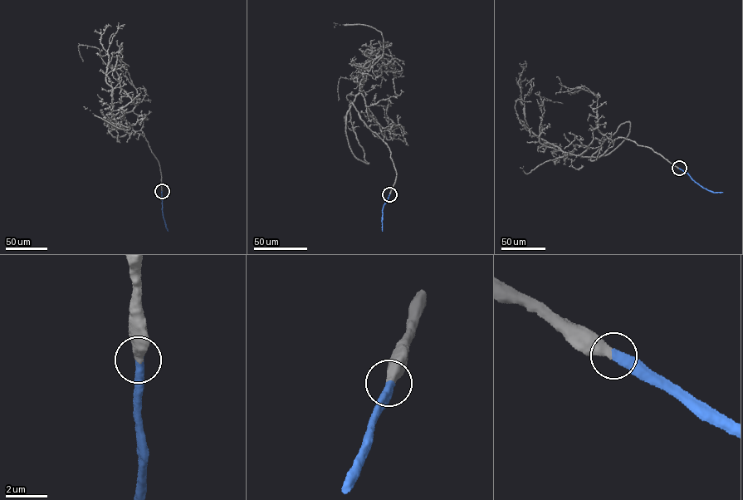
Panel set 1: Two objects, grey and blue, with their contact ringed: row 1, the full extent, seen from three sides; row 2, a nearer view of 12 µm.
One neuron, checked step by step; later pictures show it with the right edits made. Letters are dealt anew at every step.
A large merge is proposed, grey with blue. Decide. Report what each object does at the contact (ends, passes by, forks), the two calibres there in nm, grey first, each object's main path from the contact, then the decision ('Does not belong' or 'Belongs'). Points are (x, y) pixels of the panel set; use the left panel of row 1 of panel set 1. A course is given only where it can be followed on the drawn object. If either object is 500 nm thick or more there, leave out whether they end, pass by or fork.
Thickness 500 nm (grey) against 480 nm. Course of grey: (162, 191), (131, 132), (143, 117), (114, 125), (131, 101), (118, 74), (95, 46), (78, 46), (82, 61). Course of blue: (162, 191), (162, 209), (168, 231). Belongs

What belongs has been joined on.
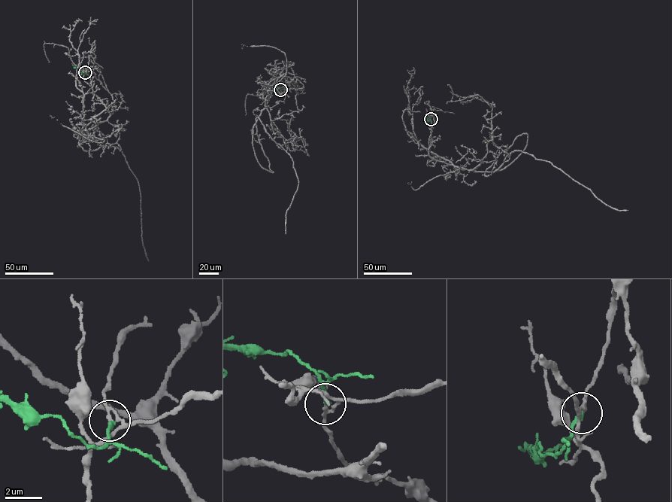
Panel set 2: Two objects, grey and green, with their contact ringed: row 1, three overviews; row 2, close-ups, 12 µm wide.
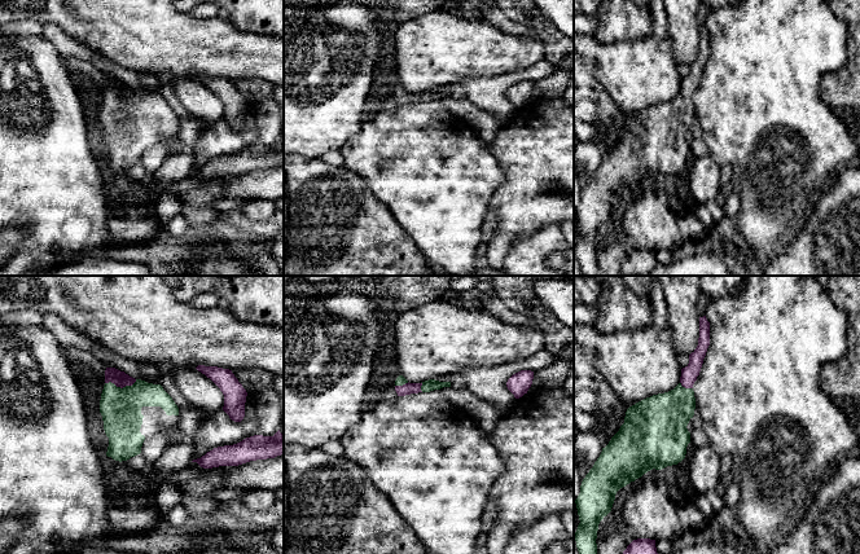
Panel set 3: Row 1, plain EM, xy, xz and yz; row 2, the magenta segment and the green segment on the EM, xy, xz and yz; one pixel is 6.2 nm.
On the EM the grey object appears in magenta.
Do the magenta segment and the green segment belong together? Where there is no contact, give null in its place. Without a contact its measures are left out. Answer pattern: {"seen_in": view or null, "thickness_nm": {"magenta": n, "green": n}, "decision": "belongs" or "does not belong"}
{"seen_in": "xy", "thickness_nm": {"magenta": 100, "green": 260}, "decision": "belongs"}

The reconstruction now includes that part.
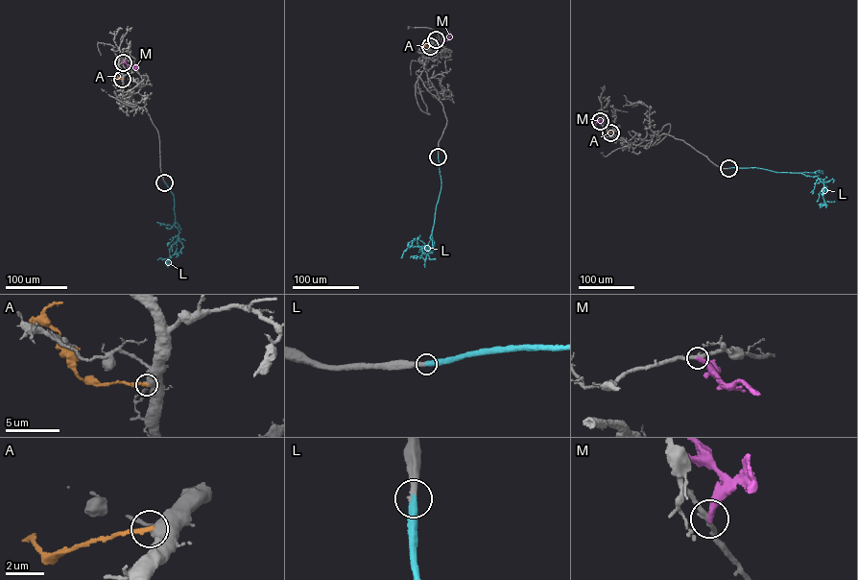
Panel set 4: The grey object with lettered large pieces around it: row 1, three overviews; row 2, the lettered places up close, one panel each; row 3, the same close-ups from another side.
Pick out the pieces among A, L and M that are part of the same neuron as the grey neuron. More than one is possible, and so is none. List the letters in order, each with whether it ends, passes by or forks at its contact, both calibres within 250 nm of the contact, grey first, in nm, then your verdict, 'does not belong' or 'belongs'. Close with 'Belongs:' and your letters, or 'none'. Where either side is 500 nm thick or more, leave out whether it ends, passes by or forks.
A: 600/220 nm | does not belong
L: it ends | 320/440 nm | belongs
M: it ends | 240/360 nm | does not belong
Belongs: L

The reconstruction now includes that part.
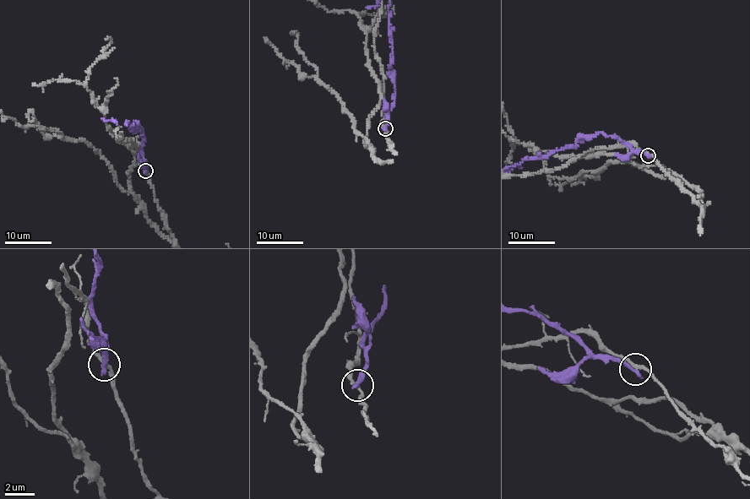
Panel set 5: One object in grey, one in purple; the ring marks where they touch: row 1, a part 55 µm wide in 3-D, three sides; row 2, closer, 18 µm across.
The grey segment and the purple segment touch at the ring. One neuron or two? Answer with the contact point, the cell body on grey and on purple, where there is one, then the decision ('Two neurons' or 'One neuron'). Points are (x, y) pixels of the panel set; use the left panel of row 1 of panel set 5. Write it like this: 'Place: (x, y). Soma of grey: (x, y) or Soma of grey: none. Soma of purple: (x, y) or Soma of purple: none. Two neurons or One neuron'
Place: (145, 170). Soma of grey: none. Soma of purple: none. Two neurons

